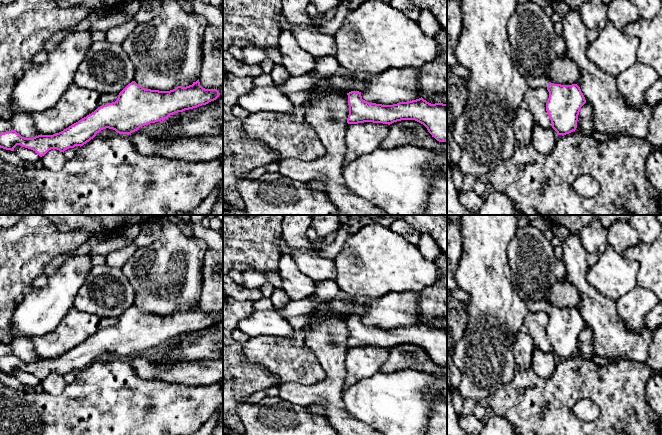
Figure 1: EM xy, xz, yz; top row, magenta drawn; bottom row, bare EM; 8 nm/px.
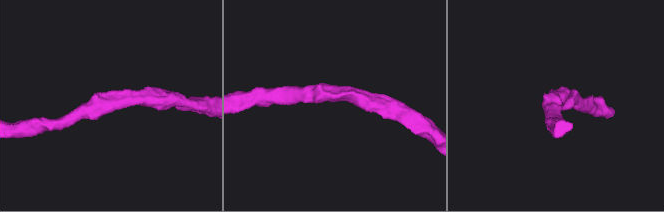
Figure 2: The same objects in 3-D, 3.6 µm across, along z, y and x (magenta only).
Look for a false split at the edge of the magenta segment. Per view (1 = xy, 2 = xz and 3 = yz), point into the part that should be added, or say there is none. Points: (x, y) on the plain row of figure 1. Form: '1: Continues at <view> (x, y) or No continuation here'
1: No continuation here
2: No continuation here
3: Continues at yz (533, 306)

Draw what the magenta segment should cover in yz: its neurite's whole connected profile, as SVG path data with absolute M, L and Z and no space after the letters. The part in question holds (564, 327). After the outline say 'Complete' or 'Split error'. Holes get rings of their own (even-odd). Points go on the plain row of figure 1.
M527 300L525 304L529 311L545 311L548 314L546 335L557 358L566 359L575 355L580 333L586 327L580 311L577 308L554 308L545 301Z. Split error

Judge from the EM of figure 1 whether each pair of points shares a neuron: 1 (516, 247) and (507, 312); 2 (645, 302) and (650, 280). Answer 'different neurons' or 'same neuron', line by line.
1: different neurons
2: different neurons

